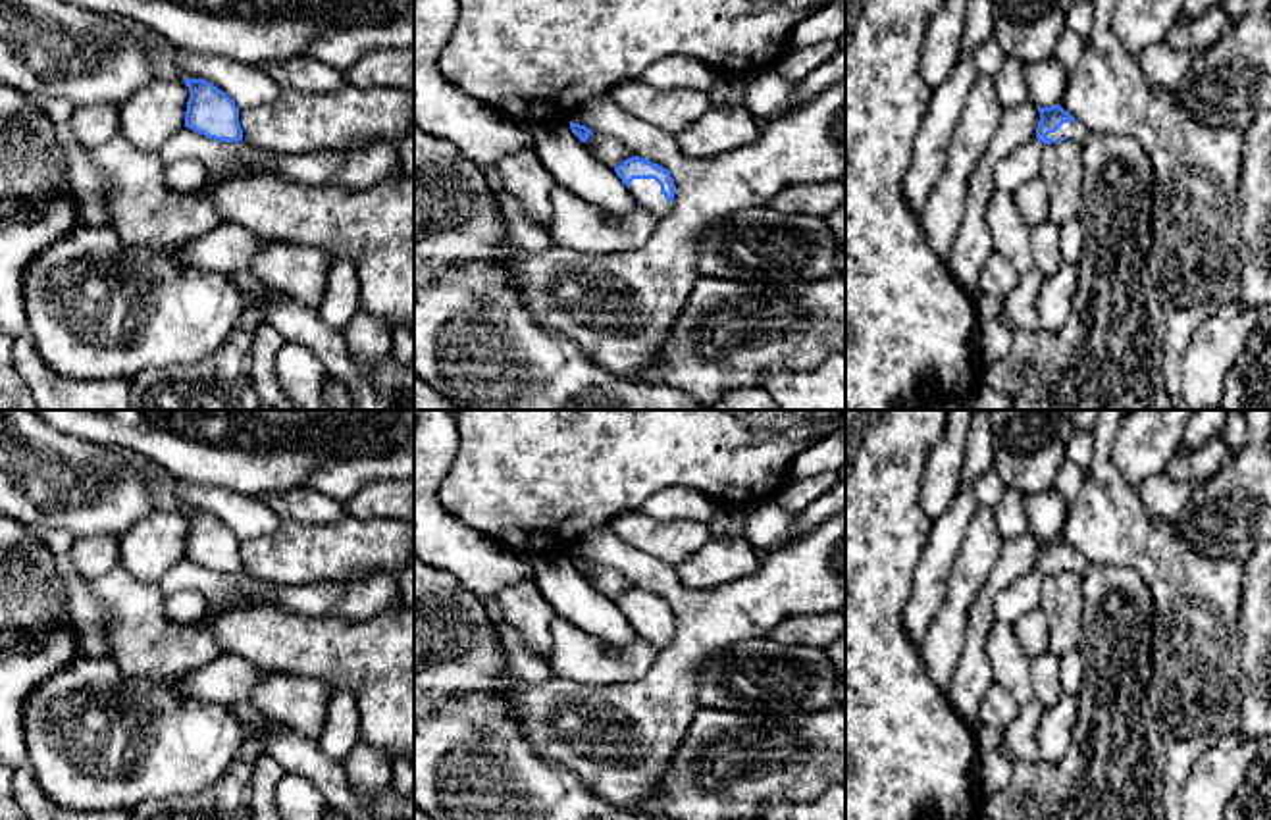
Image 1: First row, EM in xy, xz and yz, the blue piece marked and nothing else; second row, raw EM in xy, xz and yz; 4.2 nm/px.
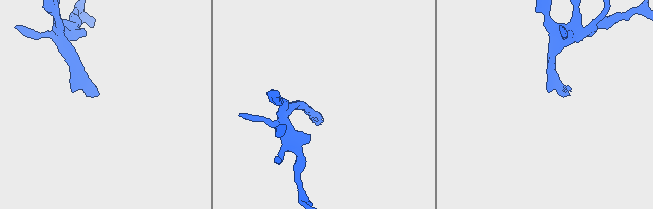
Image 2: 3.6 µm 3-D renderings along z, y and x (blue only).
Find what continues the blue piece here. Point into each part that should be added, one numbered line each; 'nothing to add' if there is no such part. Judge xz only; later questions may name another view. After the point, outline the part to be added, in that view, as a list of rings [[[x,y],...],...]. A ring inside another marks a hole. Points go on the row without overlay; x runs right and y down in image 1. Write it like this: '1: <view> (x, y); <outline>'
1: xz (648, 622); [[[634,610],[630,614],[630,624],[641,633],[641,637],[649,639],[657,647],[664,647],[674,639],[674,629],[668,633],[655,610]]]

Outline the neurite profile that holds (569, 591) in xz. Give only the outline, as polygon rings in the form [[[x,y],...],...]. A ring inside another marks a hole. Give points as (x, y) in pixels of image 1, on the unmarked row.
[[[537,554],[533,581],[557,616],[612,645],[639,639],[614,601],[601,595],[570,560],[570,554]]]

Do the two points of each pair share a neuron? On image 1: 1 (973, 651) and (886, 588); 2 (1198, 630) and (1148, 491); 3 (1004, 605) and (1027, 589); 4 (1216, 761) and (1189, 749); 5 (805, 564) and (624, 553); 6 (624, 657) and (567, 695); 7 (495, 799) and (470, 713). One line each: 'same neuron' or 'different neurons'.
1: different neurons
2: different neurons
3: same neuron
4: different neurons
5: same neuron
6: different neurons
7: same neuron

